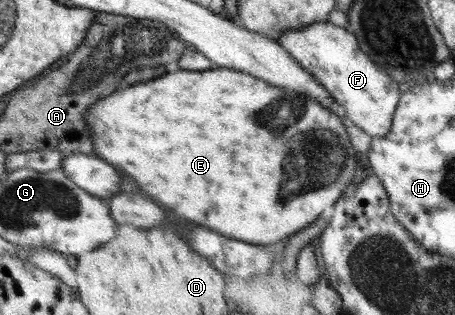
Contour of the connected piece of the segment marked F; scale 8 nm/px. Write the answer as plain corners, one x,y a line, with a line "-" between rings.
330,21
314,22
300,30
286,30
277,42
320,82
320,87
334,103
344,107
346,118
352,125
372,138
388,135
401,98
401,82
389,77
360,50
358,40
351,31

